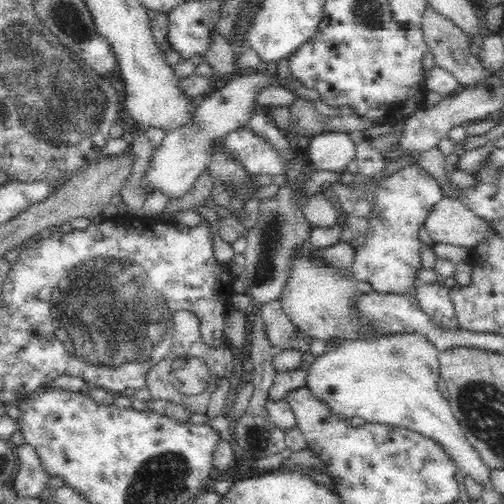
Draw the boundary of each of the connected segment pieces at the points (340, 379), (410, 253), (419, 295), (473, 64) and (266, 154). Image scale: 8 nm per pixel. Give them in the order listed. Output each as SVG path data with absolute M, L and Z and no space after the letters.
M404 332L382 336L370 336L368 339L343 341L338 347L327 350L318 358L311 359L311 367L307 370L306 386L314 391L314 395L324 399L334 413L348 419L358 416L365 422L377 422L390 426L407 428L435 441L455 466L455 470L463 476L470 476L480 488L492 485L491 468L482 461L482 457L474 446L466 439L460 423L454 416L449 399L442 397L438 390L440 375L439 356L441 352L424 334Z
M418 163L404 166L398 172L390 172L382 177L376 188L376 202L373 203L373 208L376 209L378 216L374 217L374 212L370 214L370 218L367 219L370 230L365 233L366 246L355 253L352 271L354 271L356 279L369 282L373 290L378 293L404 295L404 291L414 285L417 280L415 270L422 267L419 253L422 241L418 239L420 226L424 224L433 206L444 197L439 182Z
M437 283L416 288L415 300L438 331L454 333L461 330L450 291Z
M426 5L421 14L420 24L424 42L435 60L435 64L451 72L457 78L460 86L471 85L490 76L480 66L477 56L470 53L470 38L464 32L464 29L458 27L452 19L438 13L434 7Z
M247 126L229 132L222 145L229 161L240 165L251 176L278 175L283 171L277 152Z

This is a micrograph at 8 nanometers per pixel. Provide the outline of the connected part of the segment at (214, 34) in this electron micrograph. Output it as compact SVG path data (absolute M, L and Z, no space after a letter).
M216 29L209 32L208 50L201 56L203 62L206 62L213 70L222 71L234 75L236 72L241 72L235 64L233 58L233 48L224 35L218 33Z

